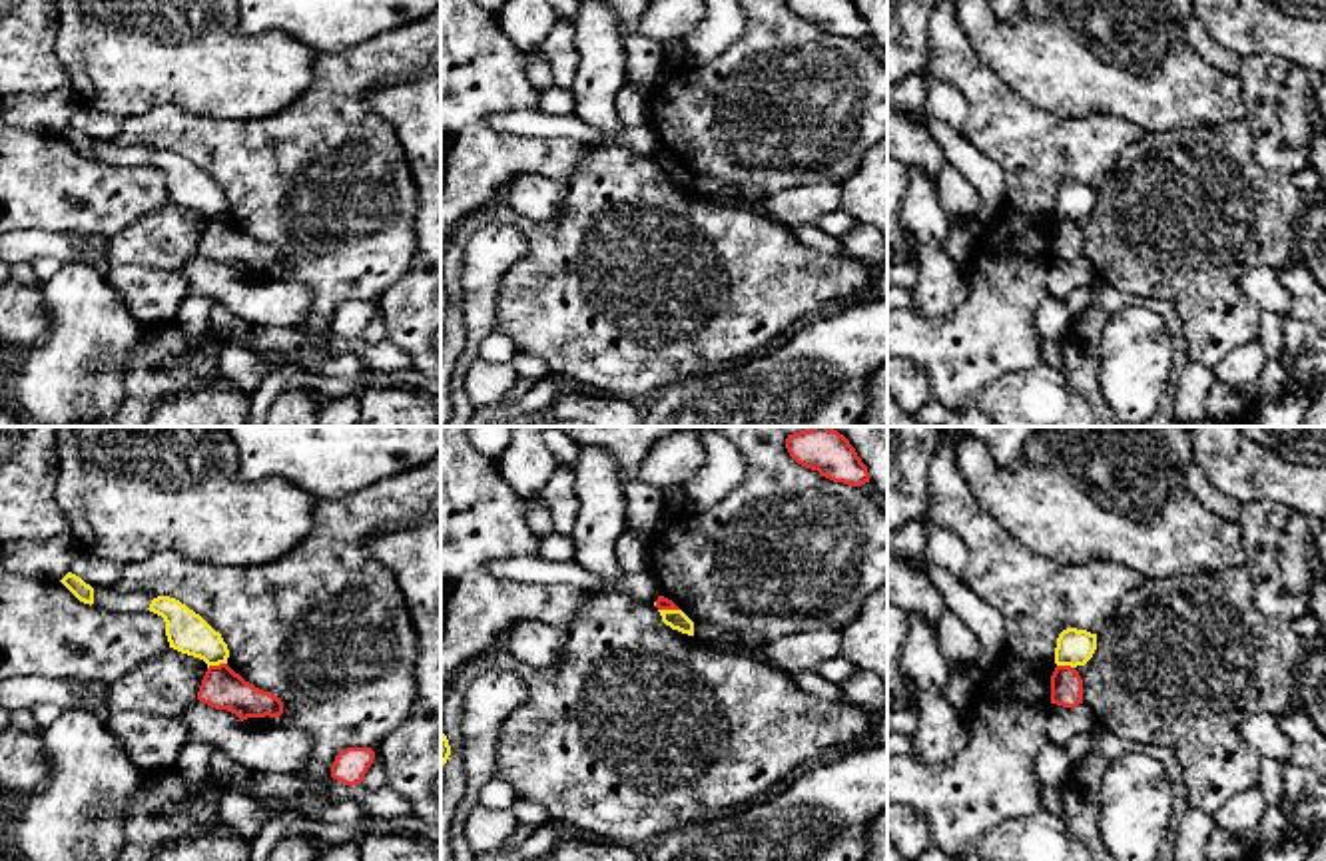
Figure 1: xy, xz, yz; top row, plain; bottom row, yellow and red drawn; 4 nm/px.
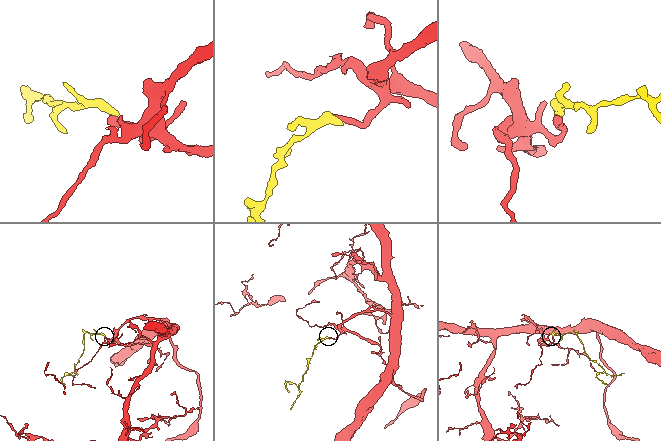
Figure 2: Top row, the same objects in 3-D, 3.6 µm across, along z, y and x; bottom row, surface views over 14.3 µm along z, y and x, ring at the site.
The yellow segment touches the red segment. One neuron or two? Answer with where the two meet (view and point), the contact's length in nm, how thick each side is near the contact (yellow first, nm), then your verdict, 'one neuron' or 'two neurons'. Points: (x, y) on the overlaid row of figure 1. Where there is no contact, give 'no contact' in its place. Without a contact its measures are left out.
meets yellow in xy at (216, 664); contact 80 nm long; 170 nm thick on the yellow side, 170 nm on the other; two neurons

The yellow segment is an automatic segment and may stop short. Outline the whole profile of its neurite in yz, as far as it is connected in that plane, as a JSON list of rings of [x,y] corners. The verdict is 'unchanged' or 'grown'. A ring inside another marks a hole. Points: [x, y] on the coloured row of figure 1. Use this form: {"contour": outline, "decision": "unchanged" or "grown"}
{"contour": [[[1067,628],[1057,638],[1055,664],[1057,666],[1085,666],[1097,650],[1097,634],[1087,630]]], "decision": "unchanged"}

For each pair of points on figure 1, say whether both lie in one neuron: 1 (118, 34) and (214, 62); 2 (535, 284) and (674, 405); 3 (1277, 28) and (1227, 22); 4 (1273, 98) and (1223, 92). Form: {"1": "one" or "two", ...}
{"1": "one", "2": "two", "3": "one", "4": "two"}

